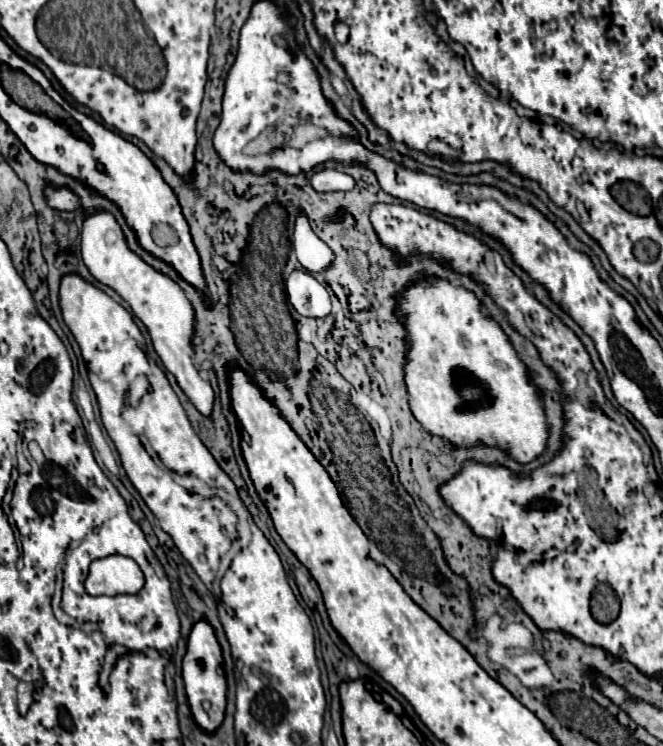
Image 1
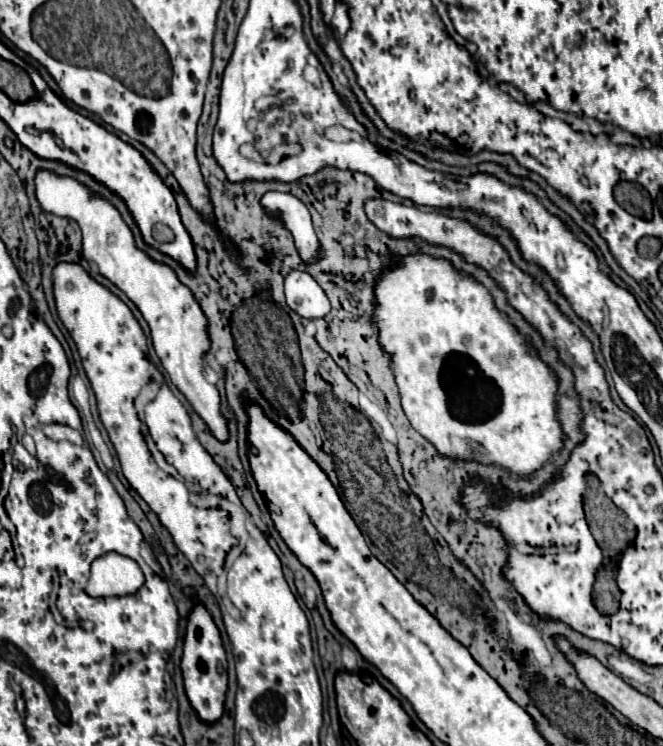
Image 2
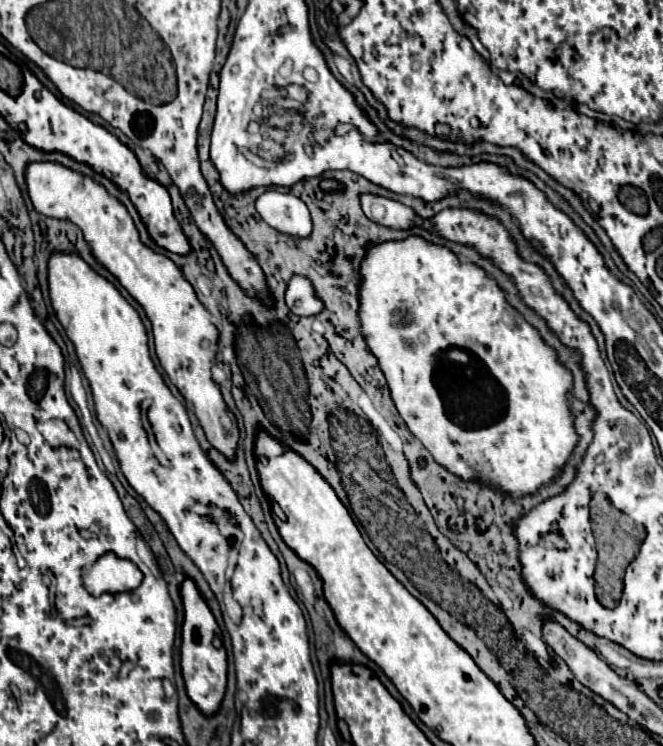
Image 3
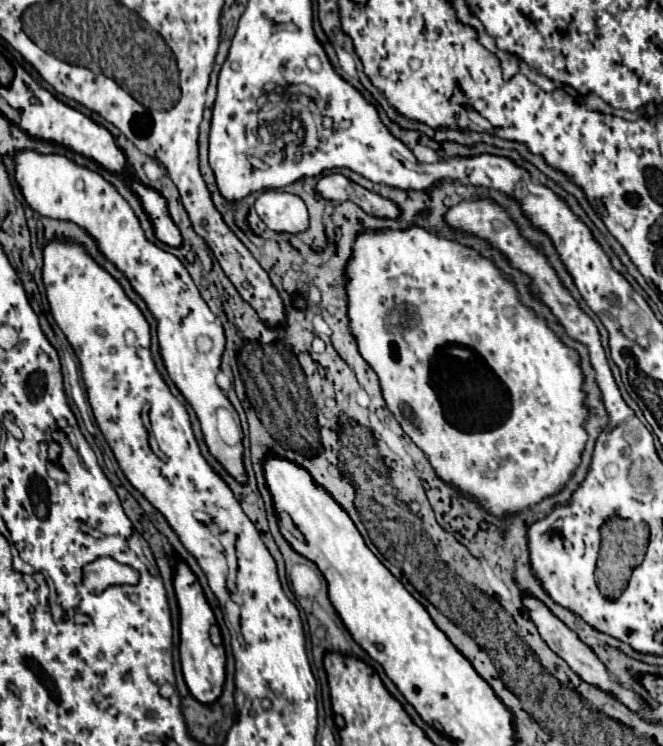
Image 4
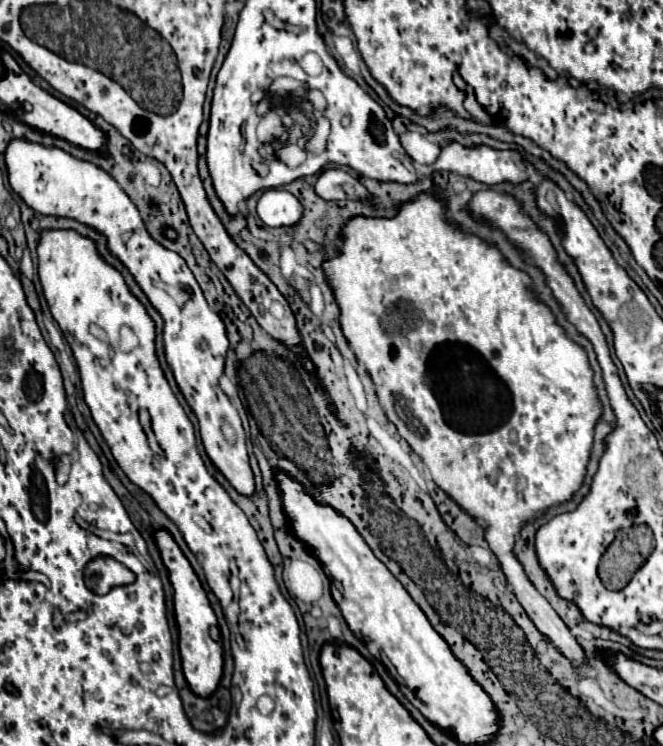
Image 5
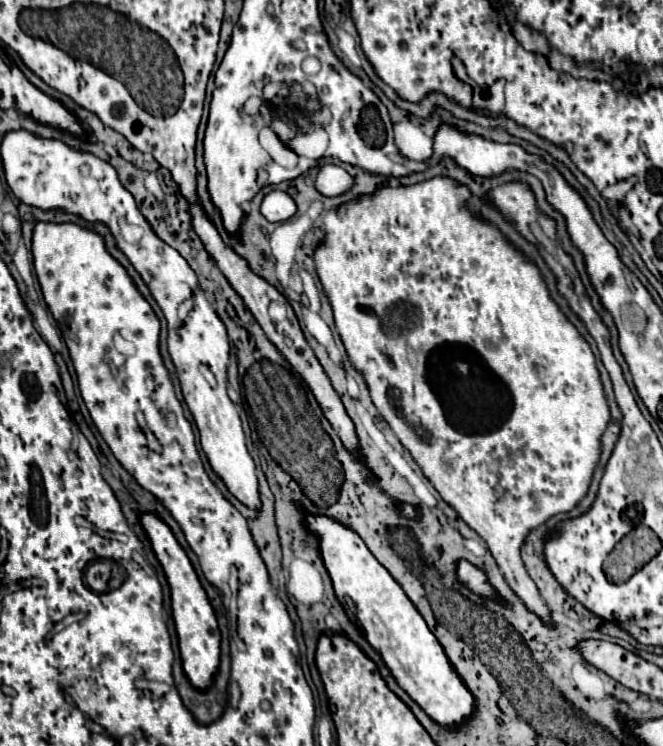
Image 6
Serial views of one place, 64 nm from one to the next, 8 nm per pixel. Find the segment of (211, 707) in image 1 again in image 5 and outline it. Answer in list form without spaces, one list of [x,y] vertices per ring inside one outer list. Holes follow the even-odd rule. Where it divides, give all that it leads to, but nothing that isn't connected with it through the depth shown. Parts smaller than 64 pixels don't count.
[[[160,530],[154,536],[156,536],[158,548],[160,548],[162,560],[170,572],[170,582],[174,586],[174,608],[176,608],[176,622],[178,622],[178,630],[180,630],[182,670],[184,670],[184,676],[188,680],[190,690],[200,698],[208,698],[216,692],[216,688],[222,680],[222,664],[224,664],[222,644],[214,642],[208,634],[210,626],[216,626],[216,614],[206,598],[206,592],[204,592],[198,576],[194,574],[190,562],[180,552],[180,548],[172,540],[172,536],[166,530]]]

